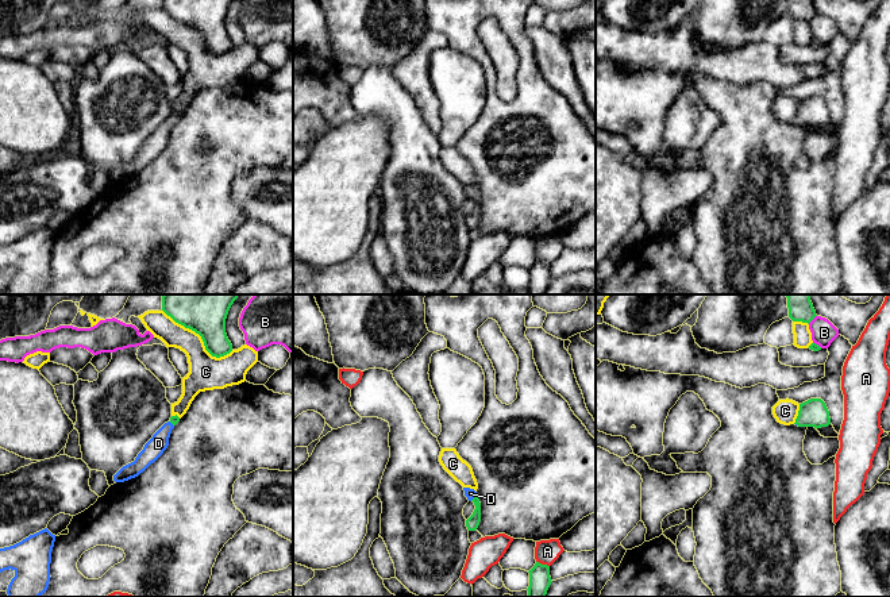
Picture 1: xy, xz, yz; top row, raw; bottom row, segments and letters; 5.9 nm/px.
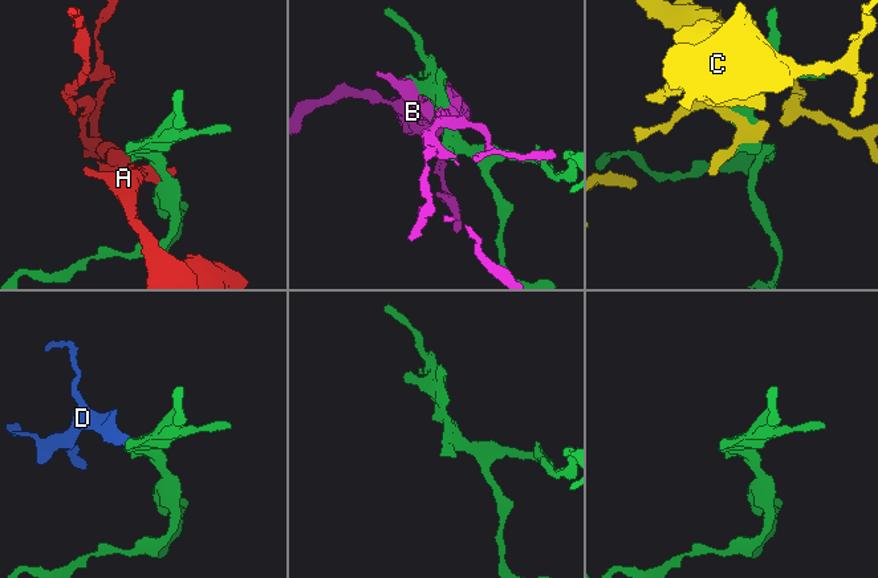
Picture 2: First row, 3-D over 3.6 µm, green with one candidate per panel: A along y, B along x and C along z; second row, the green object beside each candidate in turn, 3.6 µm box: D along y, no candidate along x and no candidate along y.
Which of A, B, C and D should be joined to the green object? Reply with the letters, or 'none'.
D

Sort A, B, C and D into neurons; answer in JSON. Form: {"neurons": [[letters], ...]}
{"neurons": [["A"], ["B"], ["C"], ["D"]]}

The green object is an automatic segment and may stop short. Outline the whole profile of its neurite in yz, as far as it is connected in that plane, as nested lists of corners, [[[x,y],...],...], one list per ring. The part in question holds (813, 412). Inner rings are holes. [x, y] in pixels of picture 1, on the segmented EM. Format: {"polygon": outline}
{"polygon": [[[810,398],[800,404],[795,423],[798,427],[828,427],[831,424],[829,411],[821,398]]]}

